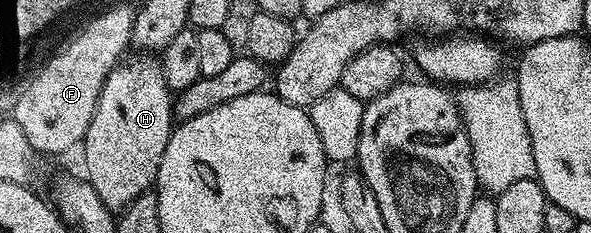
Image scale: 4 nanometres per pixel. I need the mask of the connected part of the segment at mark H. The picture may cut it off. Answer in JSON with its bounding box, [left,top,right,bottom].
[81,55,173,211]

